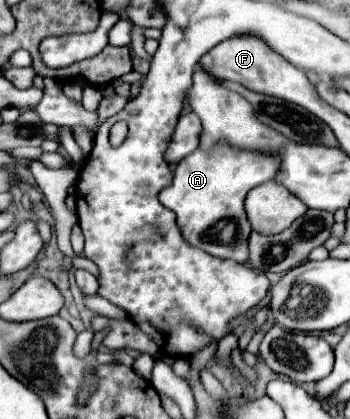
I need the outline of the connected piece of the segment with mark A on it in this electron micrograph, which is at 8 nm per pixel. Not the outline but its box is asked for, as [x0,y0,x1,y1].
[160,145,280,263]

